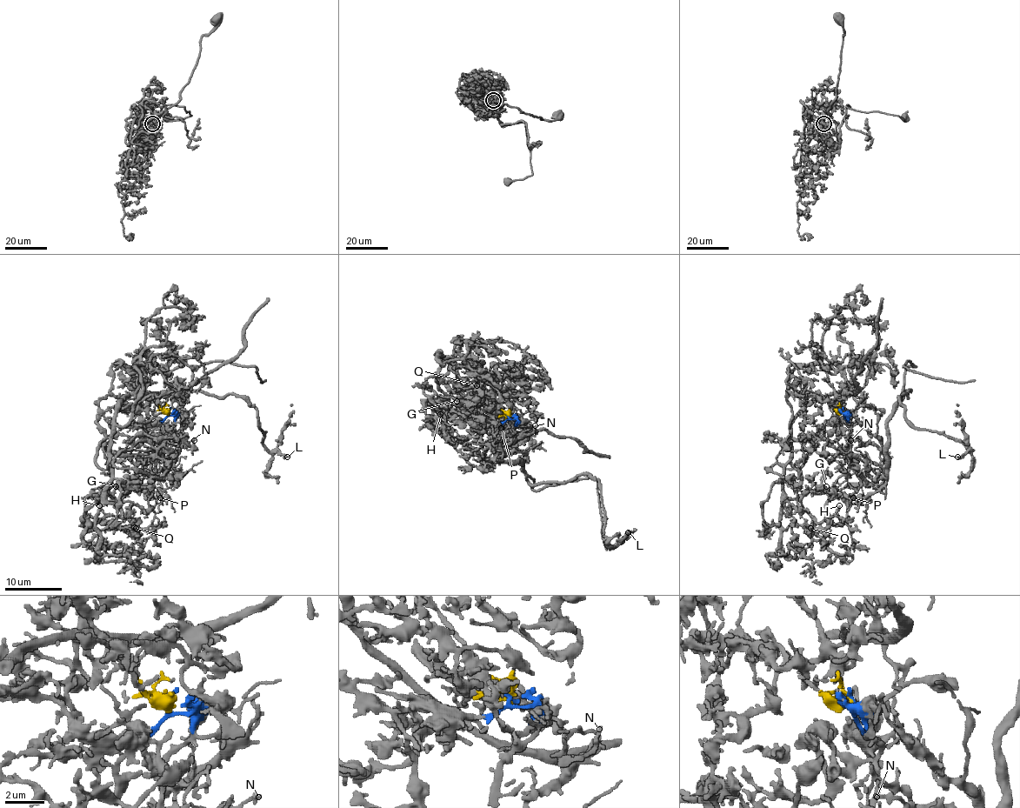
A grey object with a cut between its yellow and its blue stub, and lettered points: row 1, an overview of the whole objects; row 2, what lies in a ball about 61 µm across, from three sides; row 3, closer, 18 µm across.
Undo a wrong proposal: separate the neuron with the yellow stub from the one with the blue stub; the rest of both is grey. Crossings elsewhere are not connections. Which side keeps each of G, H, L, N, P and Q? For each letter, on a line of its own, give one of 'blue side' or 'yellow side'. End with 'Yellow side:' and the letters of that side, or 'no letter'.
G: yellow side
H: yellow side
L: blue side
N: blue side
P: blue side
Q: yellow side
Yellow side: G, H, Q

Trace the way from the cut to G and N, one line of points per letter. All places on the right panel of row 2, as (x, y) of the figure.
G: (843, 412), (839, 393), (828, 393), (791, 424), (783, 492), (795, 499), (816, 487), (813, 483), (826, 487)
N: (843, 412), (852, 428), (850, 434), (869, 444), (850, 439)

